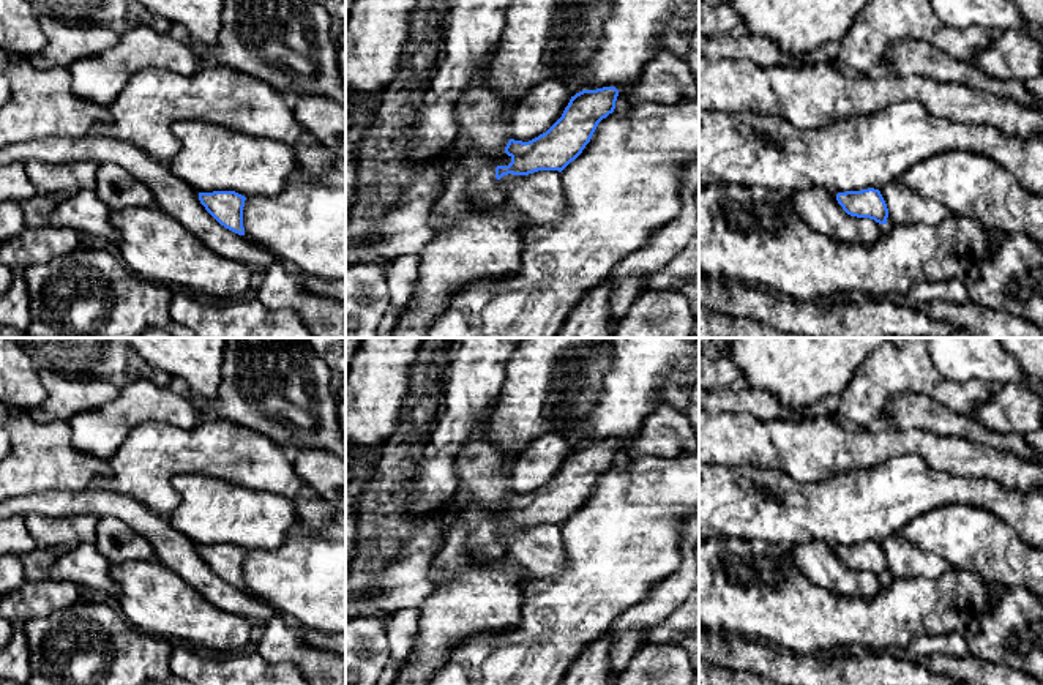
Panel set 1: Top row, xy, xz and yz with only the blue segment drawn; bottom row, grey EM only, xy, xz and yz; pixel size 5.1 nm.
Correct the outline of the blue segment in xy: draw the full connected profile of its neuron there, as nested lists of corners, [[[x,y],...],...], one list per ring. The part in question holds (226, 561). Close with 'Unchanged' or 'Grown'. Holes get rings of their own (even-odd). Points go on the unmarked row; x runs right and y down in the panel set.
[[[235,545],[199,546],[205,563],[226,582],[245,589],[243,560],[246,551]]]. Unchanged

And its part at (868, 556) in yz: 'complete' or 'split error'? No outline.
complete

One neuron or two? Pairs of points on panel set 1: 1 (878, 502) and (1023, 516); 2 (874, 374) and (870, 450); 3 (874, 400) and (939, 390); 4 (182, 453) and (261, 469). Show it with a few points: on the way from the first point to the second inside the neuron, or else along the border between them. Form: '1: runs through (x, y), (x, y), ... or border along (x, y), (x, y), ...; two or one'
1: runs through (914, 491), (986, 493); one
2: border along (840, 417), (865, 428); two
3: runs through (890, 384), (923, 384); one
4: runs through (201, 453), (235, 453), (242, 460); one

